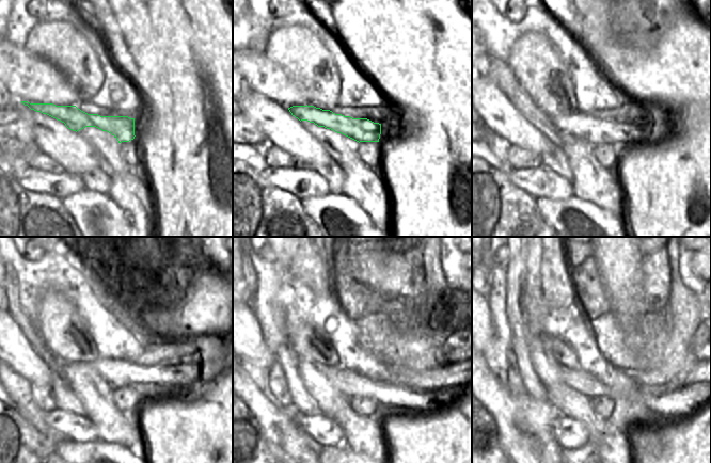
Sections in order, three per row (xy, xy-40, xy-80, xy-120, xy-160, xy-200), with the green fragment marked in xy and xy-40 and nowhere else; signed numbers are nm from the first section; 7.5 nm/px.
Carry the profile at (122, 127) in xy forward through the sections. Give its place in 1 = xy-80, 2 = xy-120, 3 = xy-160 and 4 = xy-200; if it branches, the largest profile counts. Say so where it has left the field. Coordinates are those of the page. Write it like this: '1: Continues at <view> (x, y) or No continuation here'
1: Continues at xy-80 (595, 131)
2: Continues at xy-120 (117, 371)
3: Continues at xy-160 (441, 377)
4: Continues at xy-200 (689, 380)

